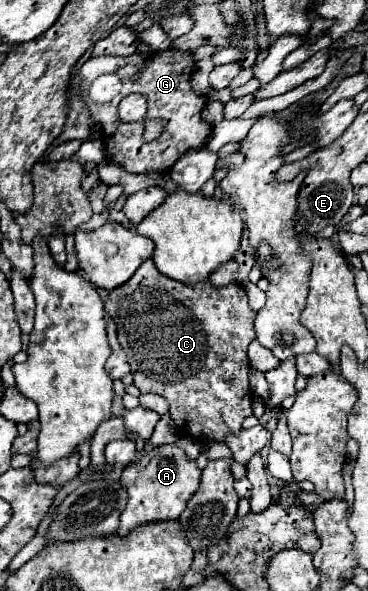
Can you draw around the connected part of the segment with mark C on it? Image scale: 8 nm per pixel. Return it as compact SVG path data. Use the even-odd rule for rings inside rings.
M147 259L127 283L109 293L105 311L117 323L119 343L123 345L131 373L135 375L133 383L141 389L141 393L155 393L167 399L171 417L181 435L191 435L197 441L223 441L227 435L241 429L245 417L253 415L247 347L255 339L253 321L257 313L249 309L247 293L241 285L233 283L215 287L211 281L185 285L159 273L155 263Z

